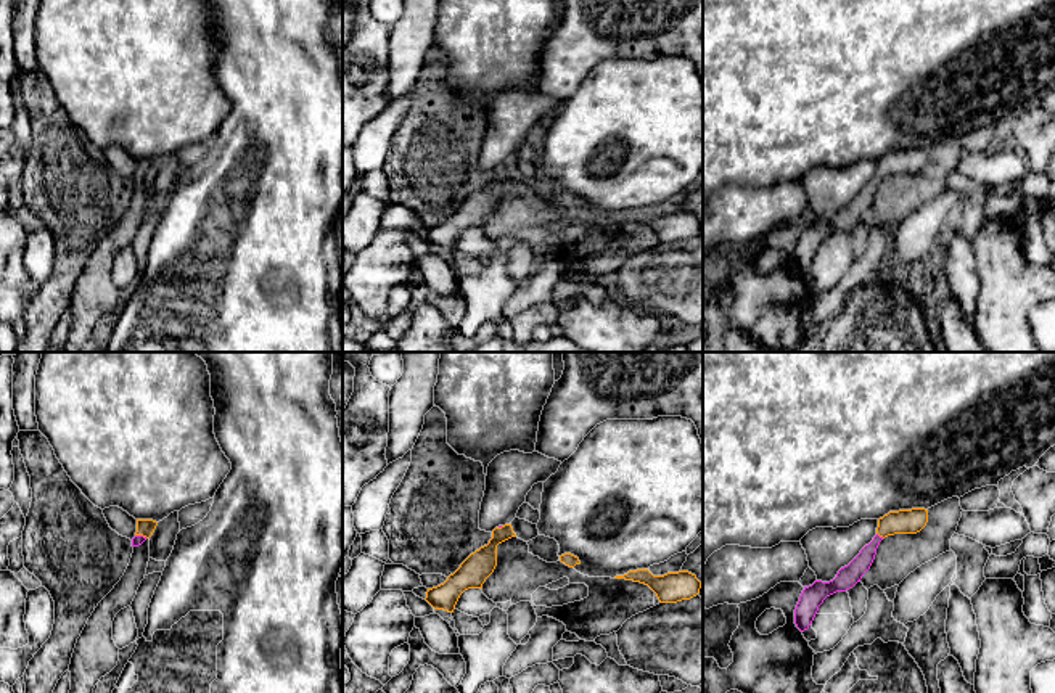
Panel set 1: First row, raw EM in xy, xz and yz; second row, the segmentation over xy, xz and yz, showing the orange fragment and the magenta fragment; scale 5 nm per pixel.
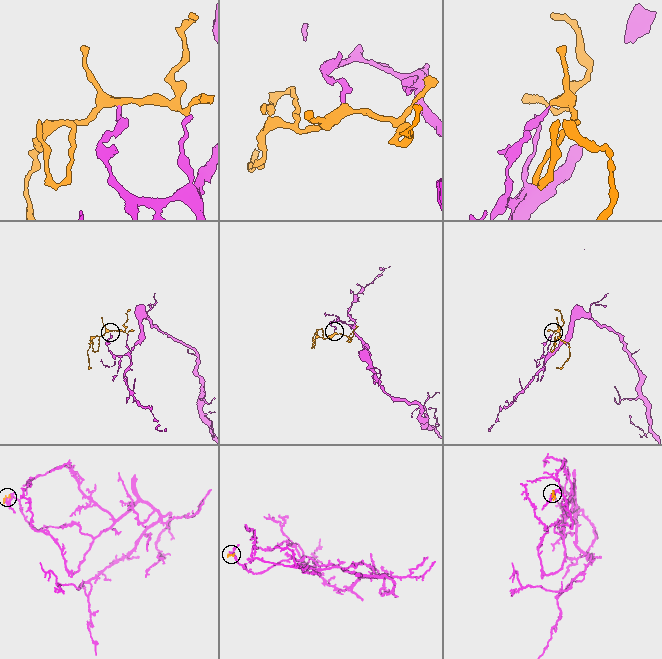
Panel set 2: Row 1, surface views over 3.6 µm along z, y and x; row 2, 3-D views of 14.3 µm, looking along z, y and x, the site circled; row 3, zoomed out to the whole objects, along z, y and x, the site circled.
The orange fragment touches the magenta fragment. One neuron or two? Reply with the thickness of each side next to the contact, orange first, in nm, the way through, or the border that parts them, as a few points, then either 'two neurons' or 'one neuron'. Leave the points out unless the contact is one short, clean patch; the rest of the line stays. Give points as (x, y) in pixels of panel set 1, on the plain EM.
130 nm thick on the orange side, 100 nm on the other; runs through yz (904, 161), (894, 161), (880, 176), (851, 214); one neuron

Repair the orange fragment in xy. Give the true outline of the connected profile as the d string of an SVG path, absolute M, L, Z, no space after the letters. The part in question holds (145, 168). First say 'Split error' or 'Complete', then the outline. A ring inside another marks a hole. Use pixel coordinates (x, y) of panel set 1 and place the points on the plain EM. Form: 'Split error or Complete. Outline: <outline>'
Split error. Outline: M137 159L137 172L132 178L132 187L142 185L146 178L150 178L156 169L158 162L153 159Z

